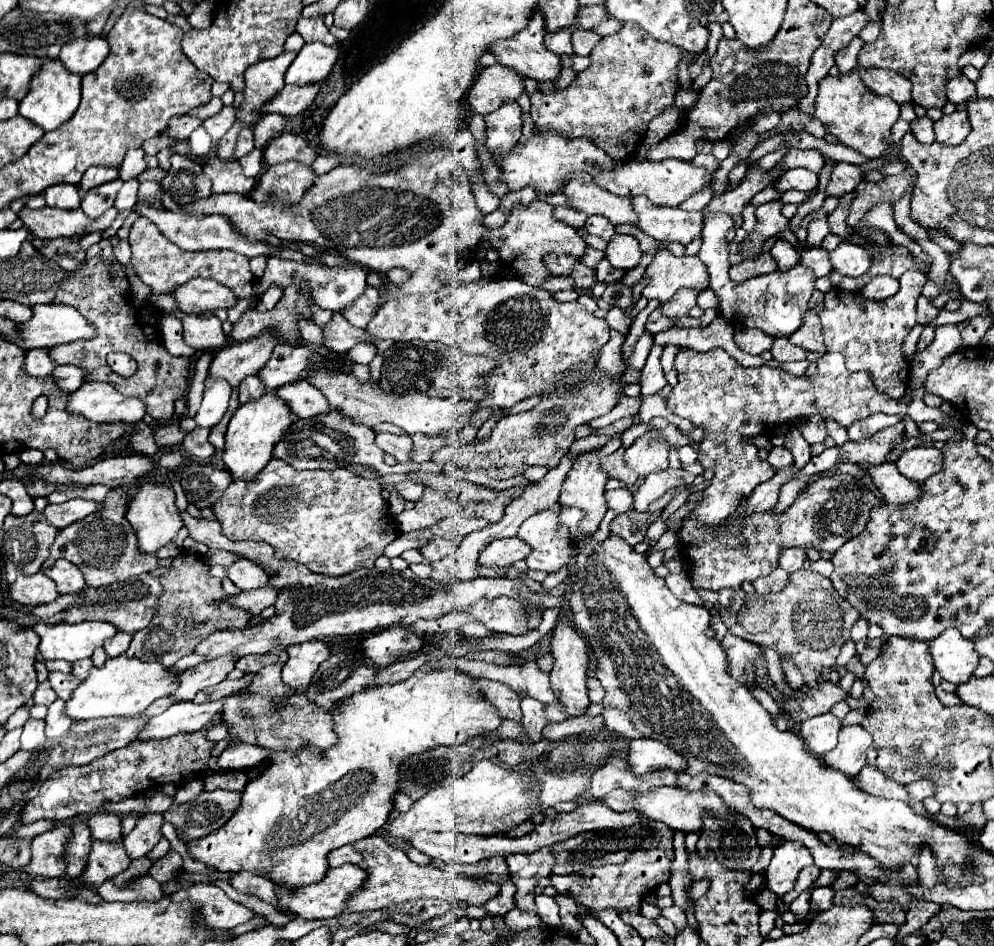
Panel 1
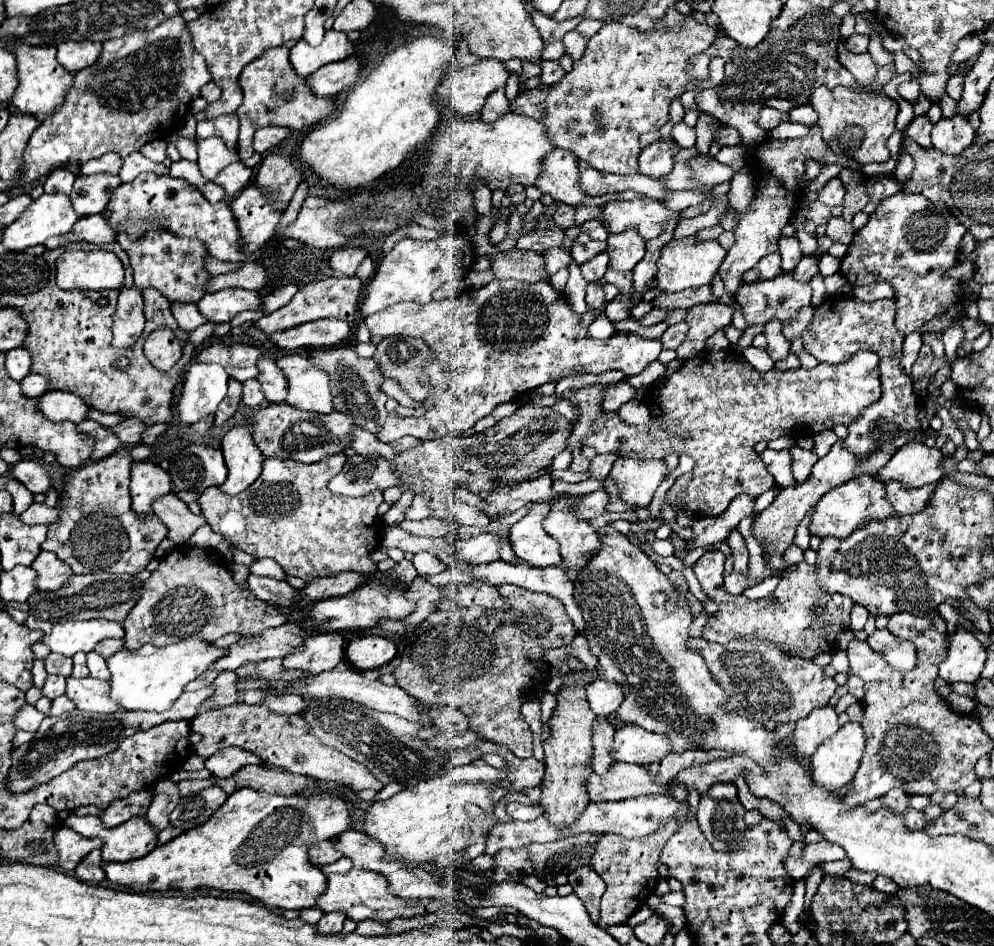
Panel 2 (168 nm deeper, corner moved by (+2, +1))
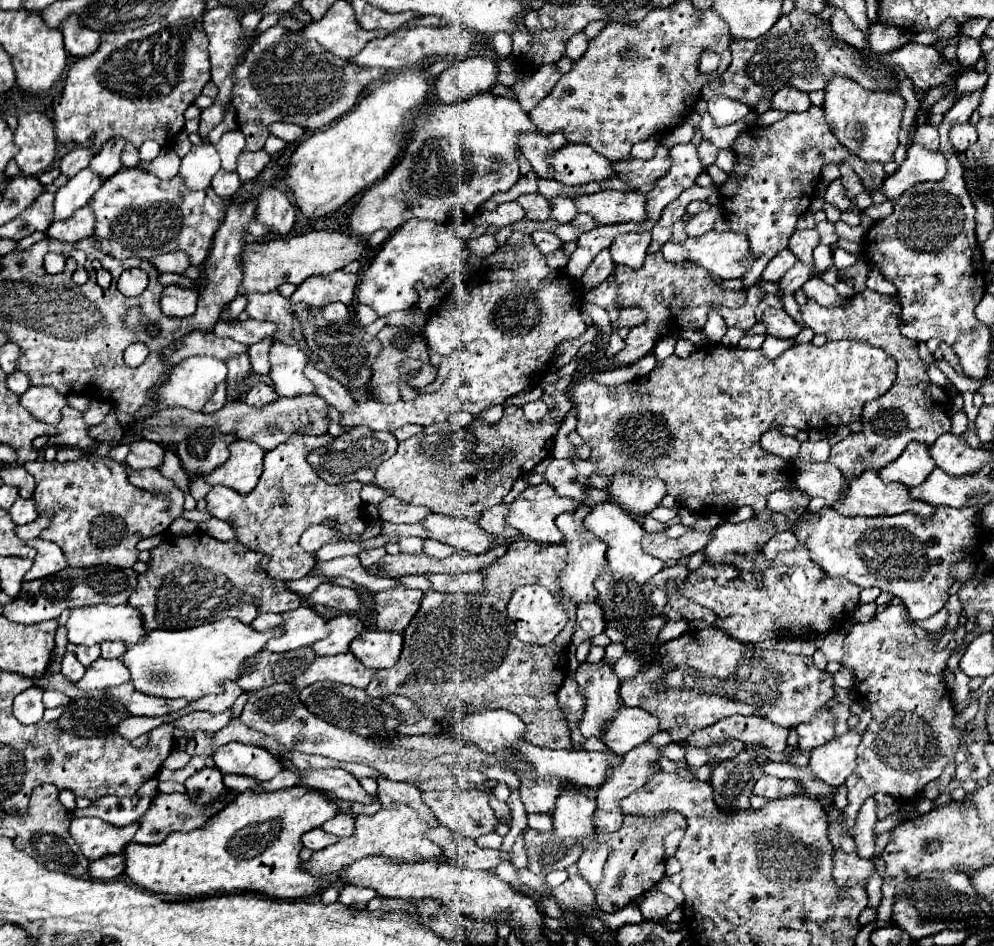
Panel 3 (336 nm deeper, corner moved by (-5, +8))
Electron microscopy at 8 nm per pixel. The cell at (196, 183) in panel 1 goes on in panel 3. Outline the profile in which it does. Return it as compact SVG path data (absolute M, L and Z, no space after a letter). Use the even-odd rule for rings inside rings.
M218 170L212 178L212 188L220 198L228 198L232 196L238 188L240 188L240 178L236 172L226 172L226 170Z

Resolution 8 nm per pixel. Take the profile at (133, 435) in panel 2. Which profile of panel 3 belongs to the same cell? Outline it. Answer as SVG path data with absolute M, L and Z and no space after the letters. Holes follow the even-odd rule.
M108 414L98 426L90 426L90 430L98 442L118 442L124 436L124 428L116 422L114 414Z

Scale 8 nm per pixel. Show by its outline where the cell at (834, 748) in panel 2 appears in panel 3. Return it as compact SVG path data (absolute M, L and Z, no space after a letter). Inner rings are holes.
M848 730L844 736L832 738L826 744L812 750L810 770L822 782L830 786L842 786L856 768L856 748L860 744L862 734L856 730Z

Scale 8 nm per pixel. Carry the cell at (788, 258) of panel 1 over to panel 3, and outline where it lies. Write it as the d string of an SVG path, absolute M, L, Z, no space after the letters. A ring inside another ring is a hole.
M796 230L790 238L788 248L792 250L792 254L804 262L804 264L812 264L812 250L818 244L818 232L816 230Z

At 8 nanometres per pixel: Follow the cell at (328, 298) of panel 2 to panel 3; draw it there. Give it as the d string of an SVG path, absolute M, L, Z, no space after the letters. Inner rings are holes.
M342 270L332 272L328 276L312 276L304 280L292 294L292 310L296 308L296 304L306 304L308 308L324 308L332 302L344 302L346 306L350 306L356 292L356 284L358 276L346 274Z

